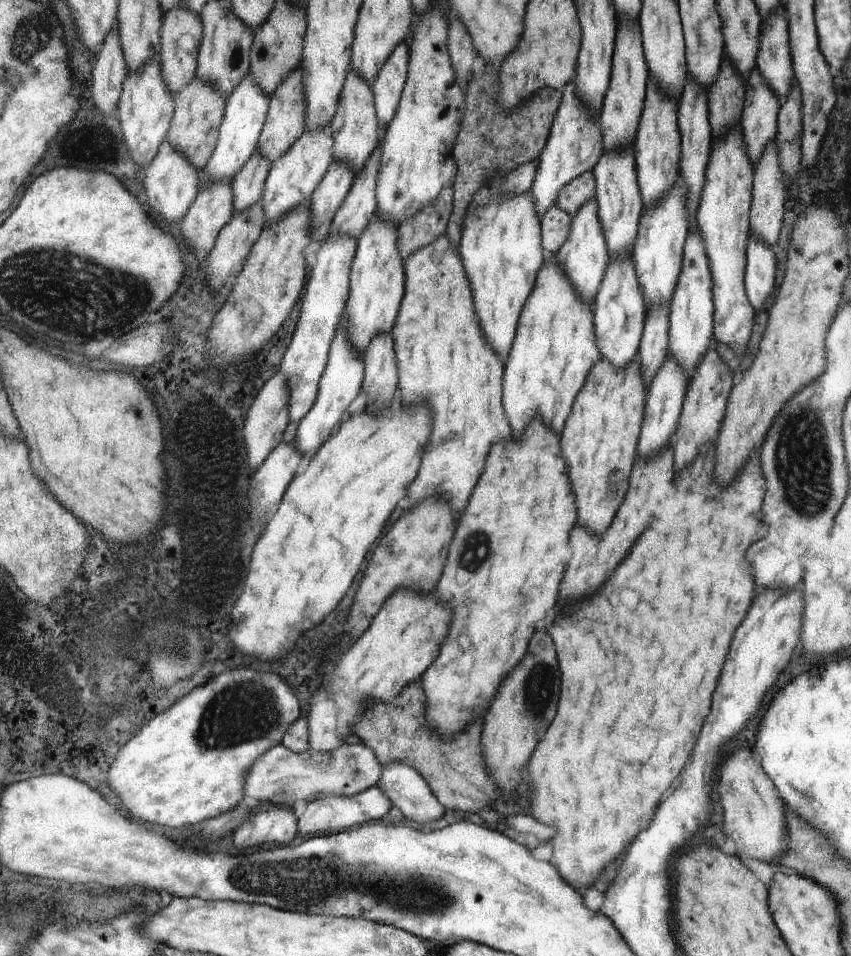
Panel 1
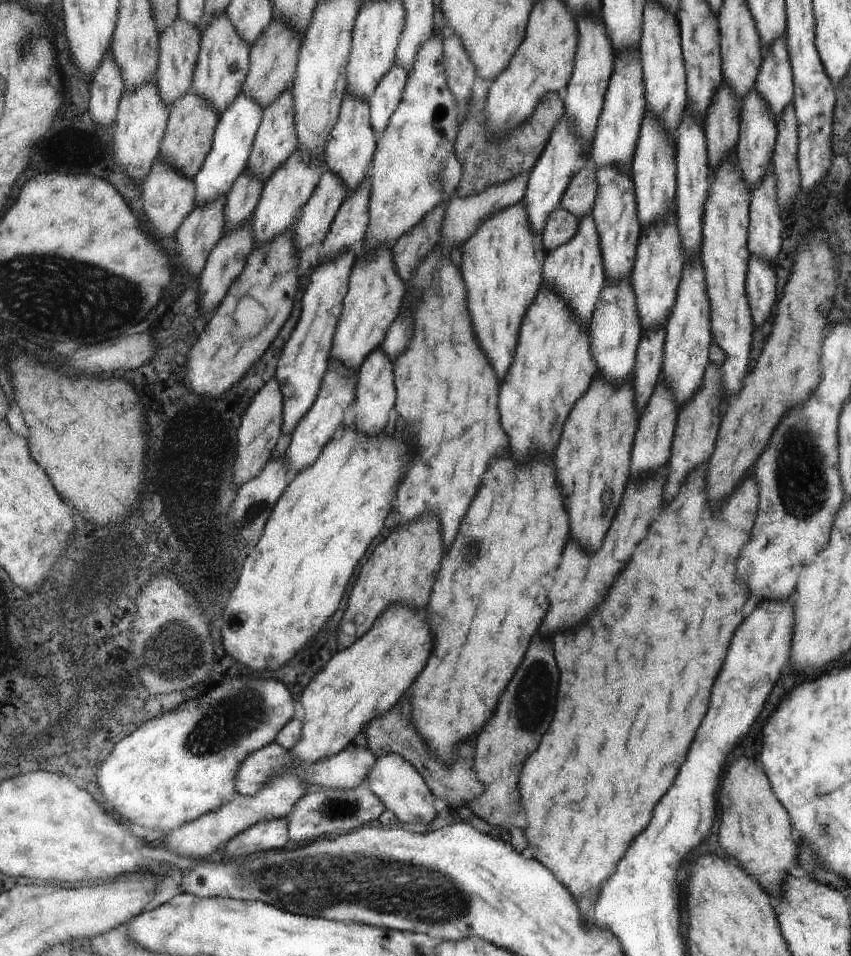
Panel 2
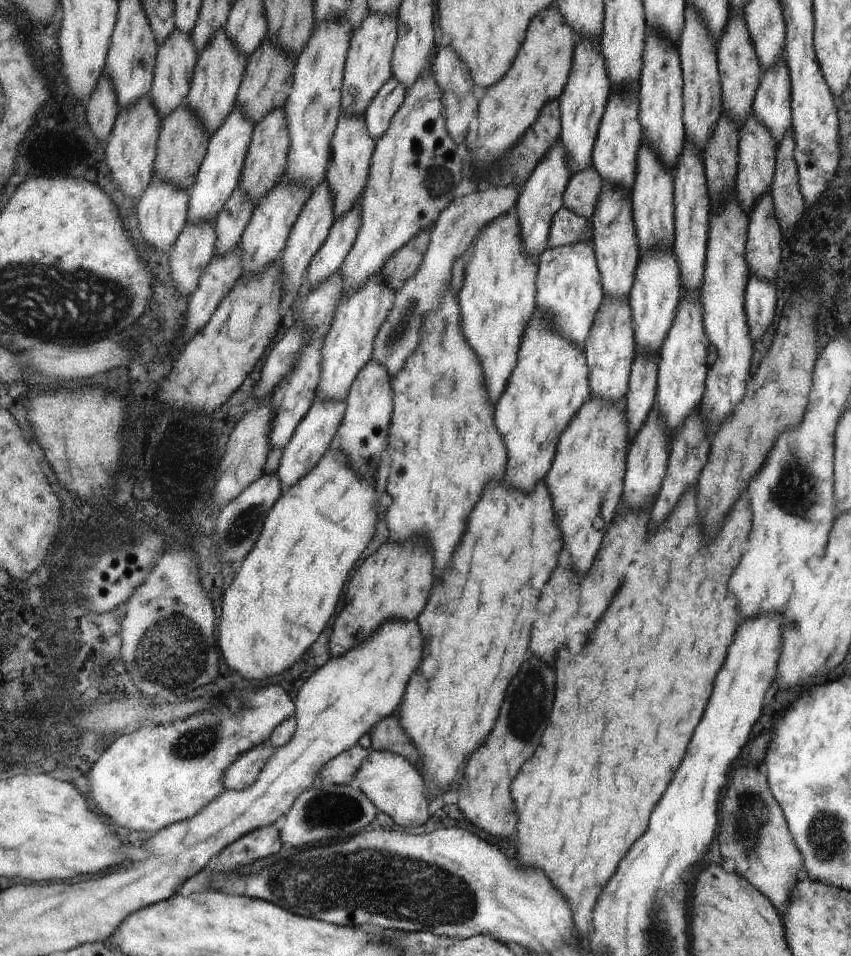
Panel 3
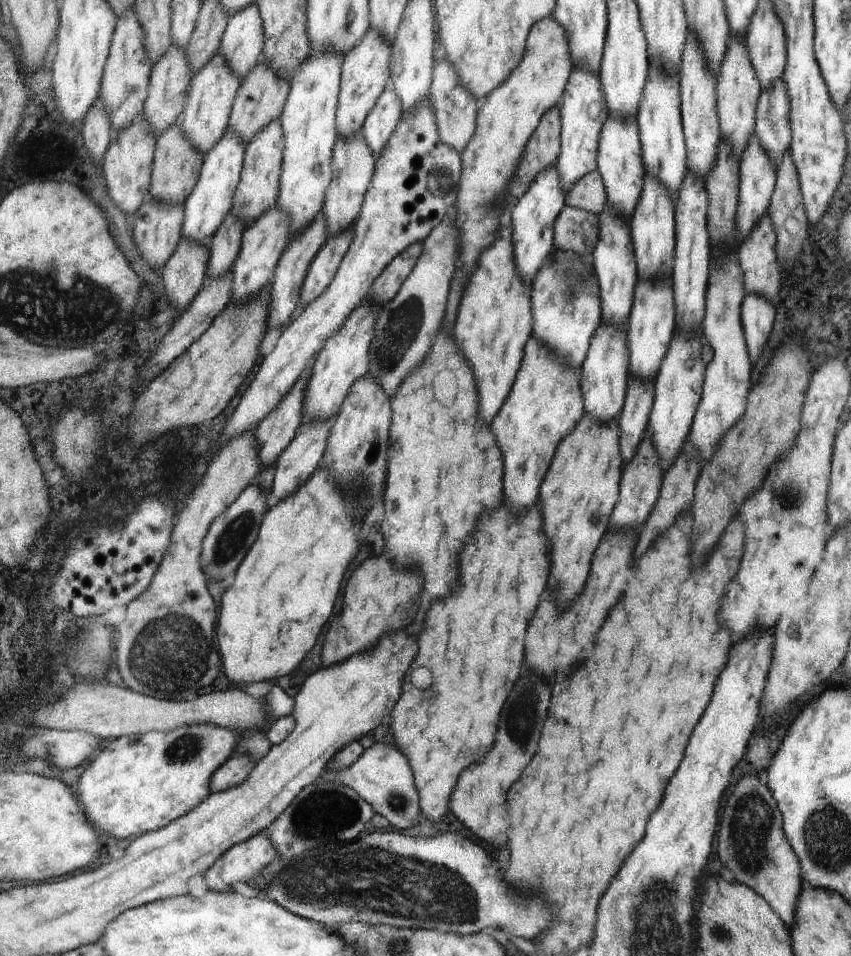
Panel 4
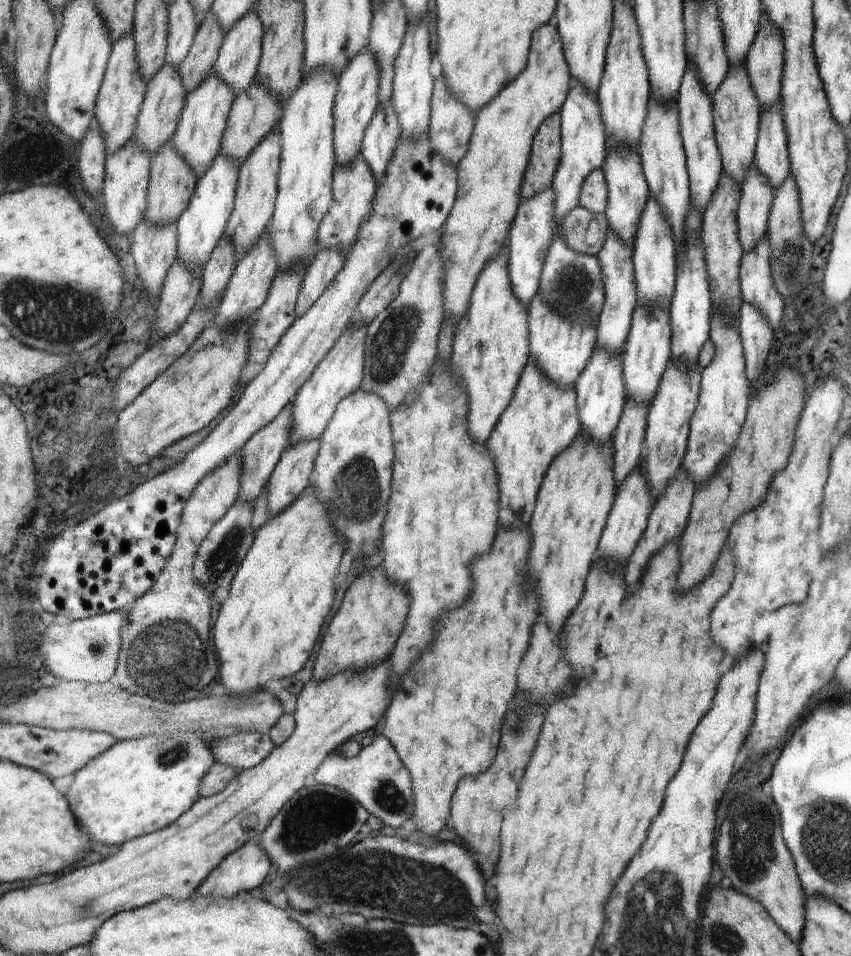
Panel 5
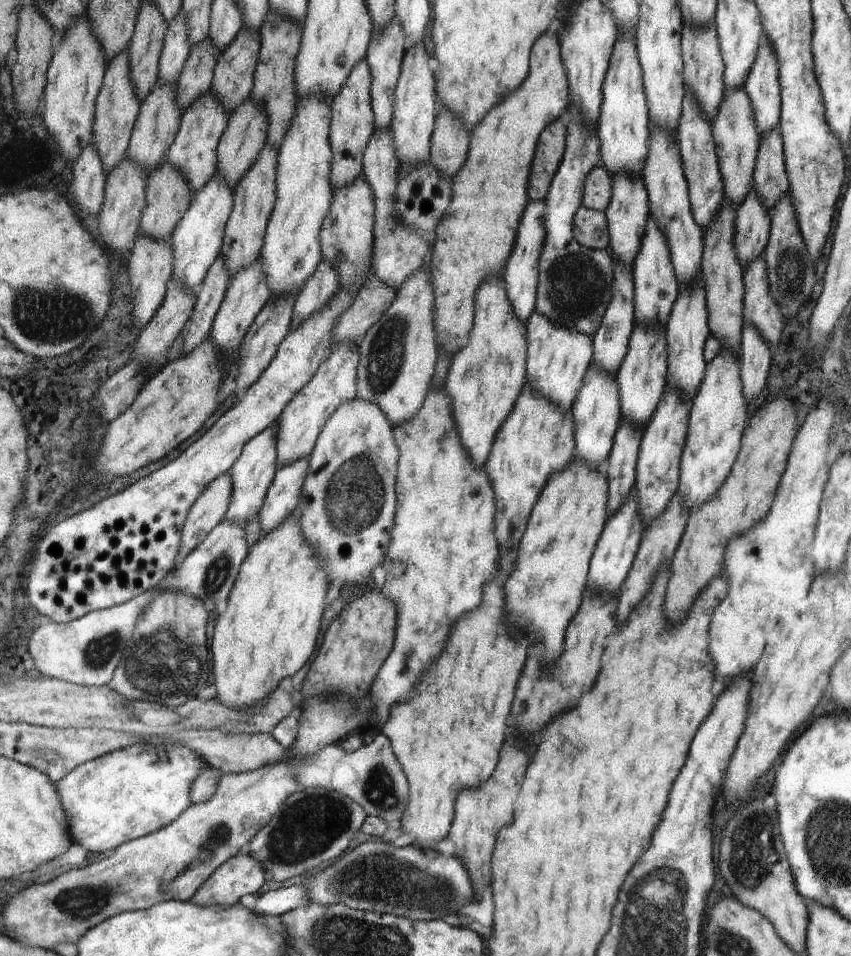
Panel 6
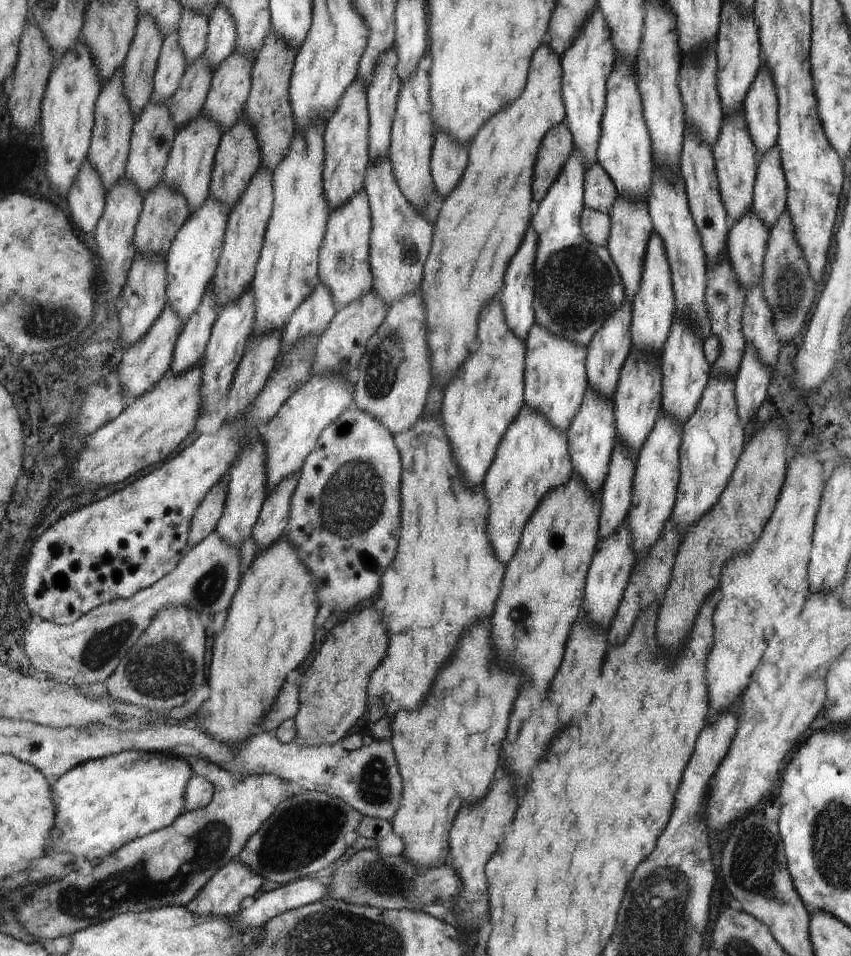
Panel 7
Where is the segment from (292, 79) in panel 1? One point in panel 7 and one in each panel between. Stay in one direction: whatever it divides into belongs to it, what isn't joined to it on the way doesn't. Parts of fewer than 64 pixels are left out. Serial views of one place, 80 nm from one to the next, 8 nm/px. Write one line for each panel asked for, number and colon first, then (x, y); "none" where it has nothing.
2: (276, 140)
3: (265, 164)
4: (259, 187)
5: (256, 193)
6: (255, 197)
7: (248, 220)

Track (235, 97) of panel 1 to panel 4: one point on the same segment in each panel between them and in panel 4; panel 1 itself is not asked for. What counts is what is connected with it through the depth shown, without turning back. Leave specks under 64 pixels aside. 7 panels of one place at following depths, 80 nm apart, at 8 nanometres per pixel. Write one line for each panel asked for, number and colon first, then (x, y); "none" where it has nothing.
2: (233, 141)
3: (220, 174)
4: (212, 199)

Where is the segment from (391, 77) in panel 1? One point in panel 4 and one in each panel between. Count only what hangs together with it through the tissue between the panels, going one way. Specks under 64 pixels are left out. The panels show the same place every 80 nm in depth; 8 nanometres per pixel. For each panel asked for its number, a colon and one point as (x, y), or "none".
2: (386, 99)
3: (379, 116)
4: (382, 121)

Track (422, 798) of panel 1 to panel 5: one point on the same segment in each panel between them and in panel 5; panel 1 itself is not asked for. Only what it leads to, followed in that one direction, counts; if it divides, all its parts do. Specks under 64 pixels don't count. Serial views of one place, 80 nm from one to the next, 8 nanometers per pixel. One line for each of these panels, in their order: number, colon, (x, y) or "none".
2: (401, 788)
3: (388, 779)
4: (381, 776)
5: (375, 777)

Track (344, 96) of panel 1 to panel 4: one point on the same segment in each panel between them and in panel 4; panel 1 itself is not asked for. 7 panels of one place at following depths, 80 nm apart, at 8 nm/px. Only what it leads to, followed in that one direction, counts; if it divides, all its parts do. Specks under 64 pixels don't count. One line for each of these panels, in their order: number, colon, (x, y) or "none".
2: (349, 151)
3: (352, 150)
4: (354, 163)

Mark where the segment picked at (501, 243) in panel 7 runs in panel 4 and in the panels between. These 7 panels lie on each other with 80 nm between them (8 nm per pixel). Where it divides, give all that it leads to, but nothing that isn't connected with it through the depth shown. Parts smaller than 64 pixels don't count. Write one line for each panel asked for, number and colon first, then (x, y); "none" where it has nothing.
4: (510, 115)
5: (490, 174)
6: (496, 170)

